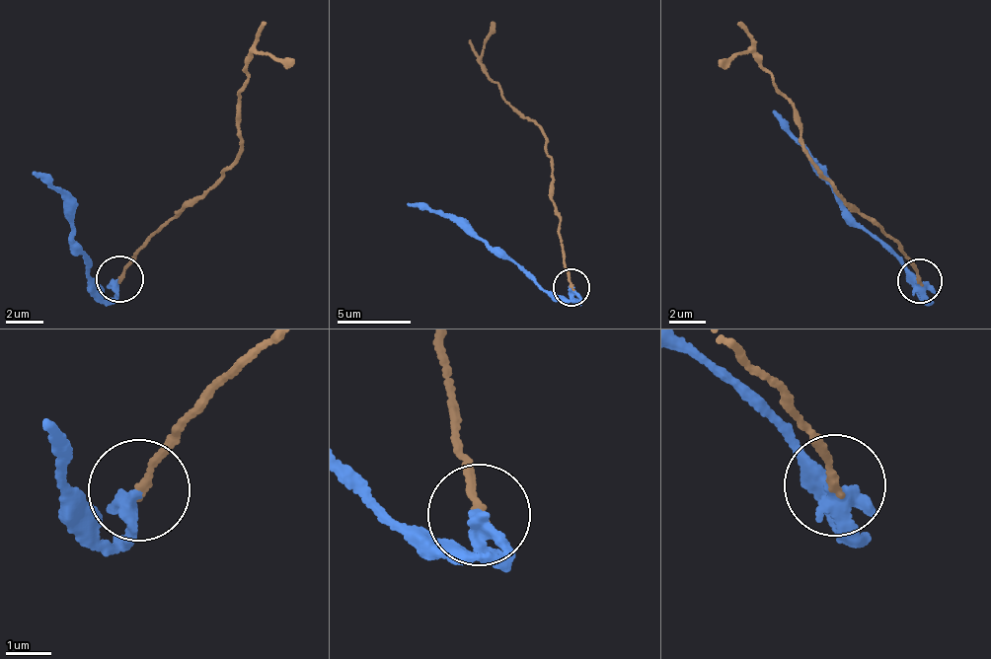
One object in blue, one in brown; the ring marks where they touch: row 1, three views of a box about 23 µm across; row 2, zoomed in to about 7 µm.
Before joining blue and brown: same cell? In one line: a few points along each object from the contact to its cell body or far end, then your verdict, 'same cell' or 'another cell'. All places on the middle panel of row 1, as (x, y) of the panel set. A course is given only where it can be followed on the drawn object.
blue via (571, 288), (560, 295), (550, 294), (469, 231), (407, 203) | brown via (571, 288), (560, 220), (549, 186), (553, 171), (545, 138), (535, 124), (510, 107), (480, 60), (495, 24) | another cell

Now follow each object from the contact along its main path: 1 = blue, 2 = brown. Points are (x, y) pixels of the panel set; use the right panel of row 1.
1: (920, 281), (915, 280), (910, 269), (839, 205), (827, 170), (772, 111)
2: (920, 281), (916, 263), (878, 225), (847, 204), (804, 153), (795, 102), (751, 50), (721, 65)

